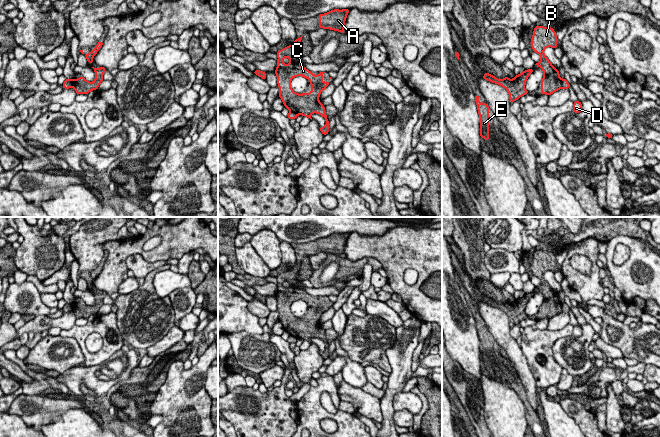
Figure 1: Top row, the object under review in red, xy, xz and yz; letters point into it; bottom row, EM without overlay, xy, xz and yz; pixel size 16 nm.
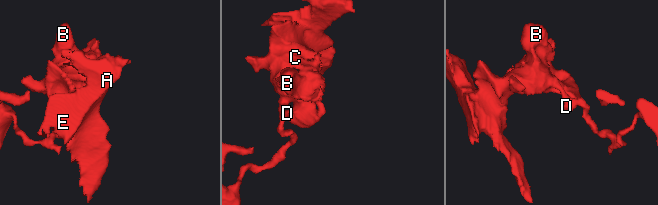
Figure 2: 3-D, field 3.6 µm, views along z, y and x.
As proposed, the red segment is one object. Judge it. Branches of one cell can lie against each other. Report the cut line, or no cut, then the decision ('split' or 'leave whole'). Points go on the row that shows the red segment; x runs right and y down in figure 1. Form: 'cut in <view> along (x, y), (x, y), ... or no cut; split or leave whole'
cut in yz along (561, 79), (562, 87); split

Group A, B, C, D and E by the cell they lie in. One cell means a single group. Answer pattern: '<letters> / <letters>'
A B C E / D

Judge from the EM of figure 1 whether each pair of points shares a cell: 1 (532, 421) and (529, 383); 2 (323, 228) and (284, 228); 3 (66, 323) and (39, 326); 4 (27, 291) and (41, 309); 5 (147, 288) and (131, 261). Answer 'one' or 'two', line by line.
1: two
2: one
3: one
4: one
5: two

